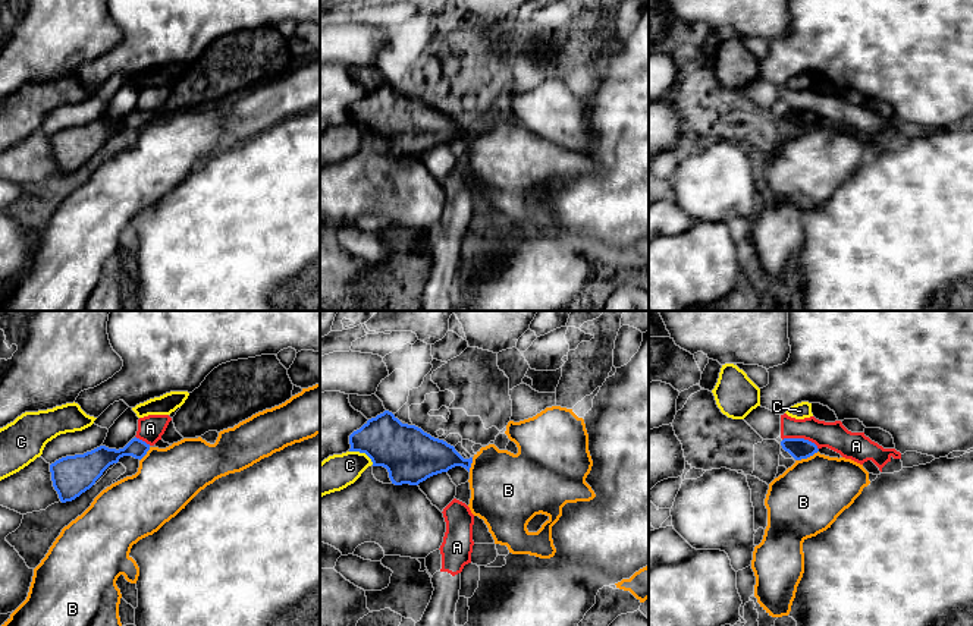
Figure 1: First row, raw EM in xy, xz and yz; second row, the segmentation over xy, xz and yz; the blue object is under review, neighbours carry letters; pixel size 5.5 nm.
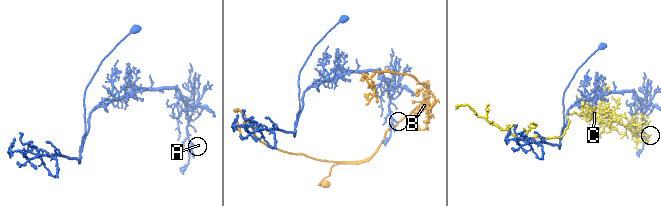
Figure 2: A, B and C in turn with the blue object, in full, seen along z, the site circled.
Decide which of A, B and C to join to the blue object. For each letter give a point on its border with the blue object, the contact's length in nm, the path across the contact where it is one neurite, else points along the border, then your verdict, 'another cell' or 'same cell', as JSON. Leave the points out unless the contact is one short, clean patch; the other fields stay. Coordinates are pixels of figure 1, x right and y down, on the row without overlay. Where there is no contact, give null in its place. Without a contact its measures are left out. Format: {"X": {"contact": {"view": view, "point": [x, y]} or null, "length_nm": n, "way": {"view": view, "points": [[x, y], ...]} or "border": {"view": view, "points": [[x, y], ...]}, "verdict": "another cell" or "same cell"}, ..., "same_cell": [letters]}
{"A": {"contact": {"view": "yz", "point": [802, 110]}, "length_nm": 200, "border": {"view": "yz", "points": [[782, 110], [807, 110], [818, 120]]}, "verdict": "another cell"}, "B": {"contact": {"view": "yz", "point": [806, 129]}, "length_nm": 140, "border": {"view": "yz", "points": [[818, 122], [796, 132]]}, "verdict": "another cell"}, "C": {"contact": {"view": "xz", "point": [363, 123]}, "length_nm": 150, "verdict": "another cell"}, "same_cell": []}

